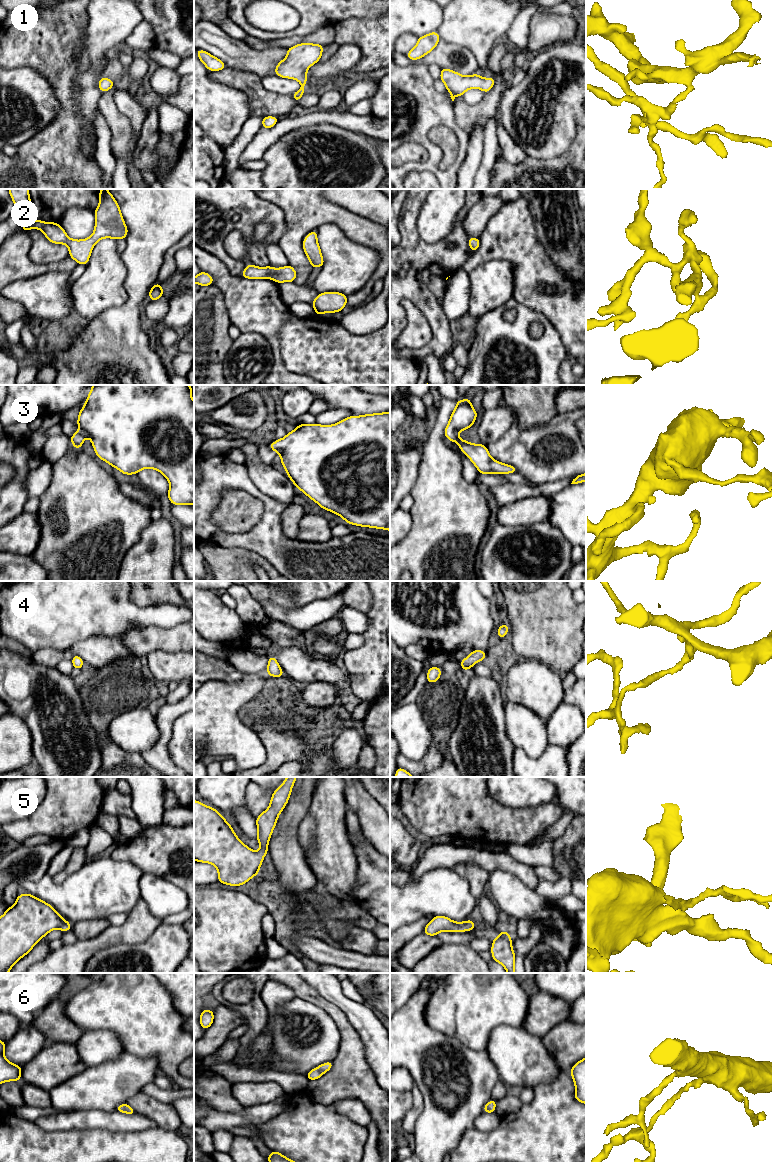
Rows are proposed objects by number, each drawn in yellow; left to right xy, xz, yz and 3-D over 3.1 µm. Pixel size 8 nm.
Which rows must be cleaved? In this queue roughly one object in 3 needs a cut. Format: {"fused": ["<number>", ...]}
{"fused": []}

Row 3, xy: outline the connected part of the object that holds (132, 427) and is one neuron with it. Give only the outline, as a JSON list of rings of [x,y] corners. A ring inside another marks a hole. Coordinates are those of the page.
[[[93,385],[84,401],[84,407],[79,412],[77,420],[79,431],[70,437],[72,445],[74,448],[80,449],[84,440],[89,437],[96,456],[126,475],[137,474],[146,468],[155,469],[161,472],[170,484],[167,497],[172,505],[194,505],[194,401],[192,400],[192,389],[193,387],[190,385]]]

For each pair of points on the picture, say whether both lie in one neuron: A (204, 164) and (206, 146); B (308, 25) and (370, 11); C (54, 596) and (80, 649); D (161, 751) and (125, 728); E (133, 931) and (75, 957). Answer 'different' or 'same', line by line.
A: same
B: same
C: different
D: different
E: same

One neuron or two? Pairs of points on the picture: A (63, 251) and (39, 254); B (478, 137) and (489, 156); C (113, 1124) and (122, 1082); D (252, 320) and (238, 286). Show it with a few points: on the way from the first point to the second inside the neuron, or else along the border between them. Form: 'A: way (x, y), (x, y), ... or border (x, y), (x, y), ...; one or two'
A: way (57, 252), (45, 252); one
B: border (484, 127), (483, 156), (477, 169); two
C: border (92, 1108), (115, 1111); two
D: way (252, 312), (252, 305), (241, 294); one

